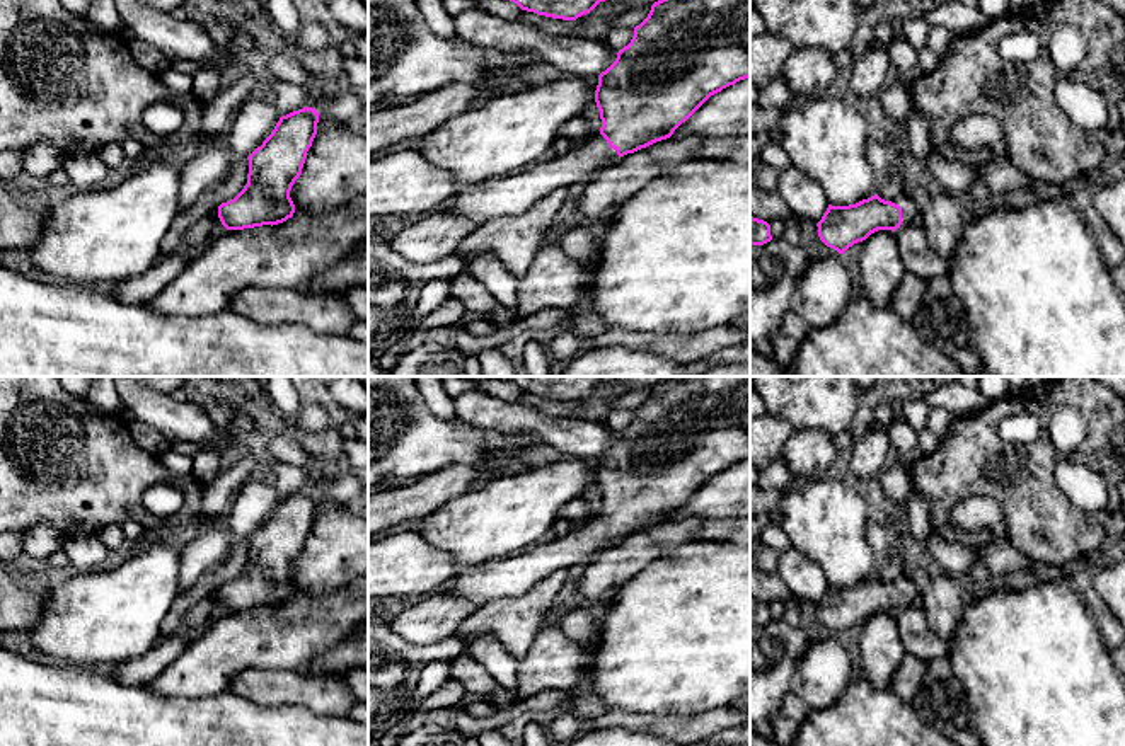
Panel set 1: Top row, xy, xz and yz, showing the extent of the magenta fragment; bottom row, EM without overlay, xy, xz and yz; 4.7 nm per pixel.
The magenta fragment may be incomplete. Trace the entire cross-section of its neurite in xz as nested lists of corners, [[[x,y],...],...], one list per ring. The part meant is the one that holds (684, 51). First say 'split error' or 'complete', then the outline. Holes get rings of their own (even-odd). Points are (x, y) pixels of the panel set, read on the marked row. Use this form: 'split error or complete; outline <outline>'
split error; outline [[[658,0],[634,27],[631,43],[598,75],[598,133],[591,133],[580,150],[549,155],[518,175],[465,186],[438,211],[464,216],[477,227],[518,216],[552,191],[586,184],[617,158],[670,138],[711,95],[745,78],[750,78],[750,0]]]

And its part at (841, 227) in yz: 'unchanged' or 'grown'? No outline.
grown

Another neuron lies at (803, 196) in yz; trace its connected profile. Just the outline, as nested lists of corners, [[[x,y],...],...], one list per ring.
[[[793,165],[781,172],[776,191],[803,221],[818,223],[828,208],[822,186]]]

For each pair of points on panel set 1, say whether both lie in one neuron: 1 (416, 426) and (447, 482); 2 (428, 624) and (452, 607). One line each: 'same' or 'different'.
1: different
2: same

